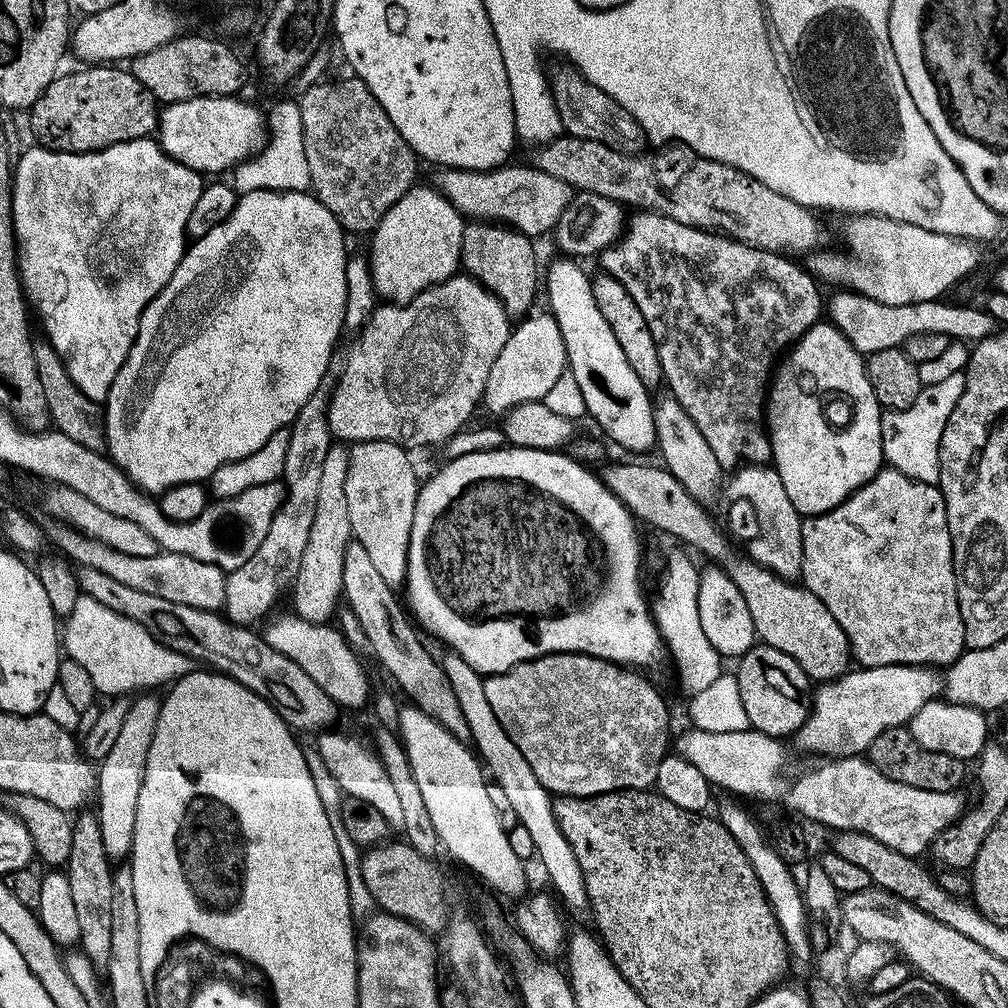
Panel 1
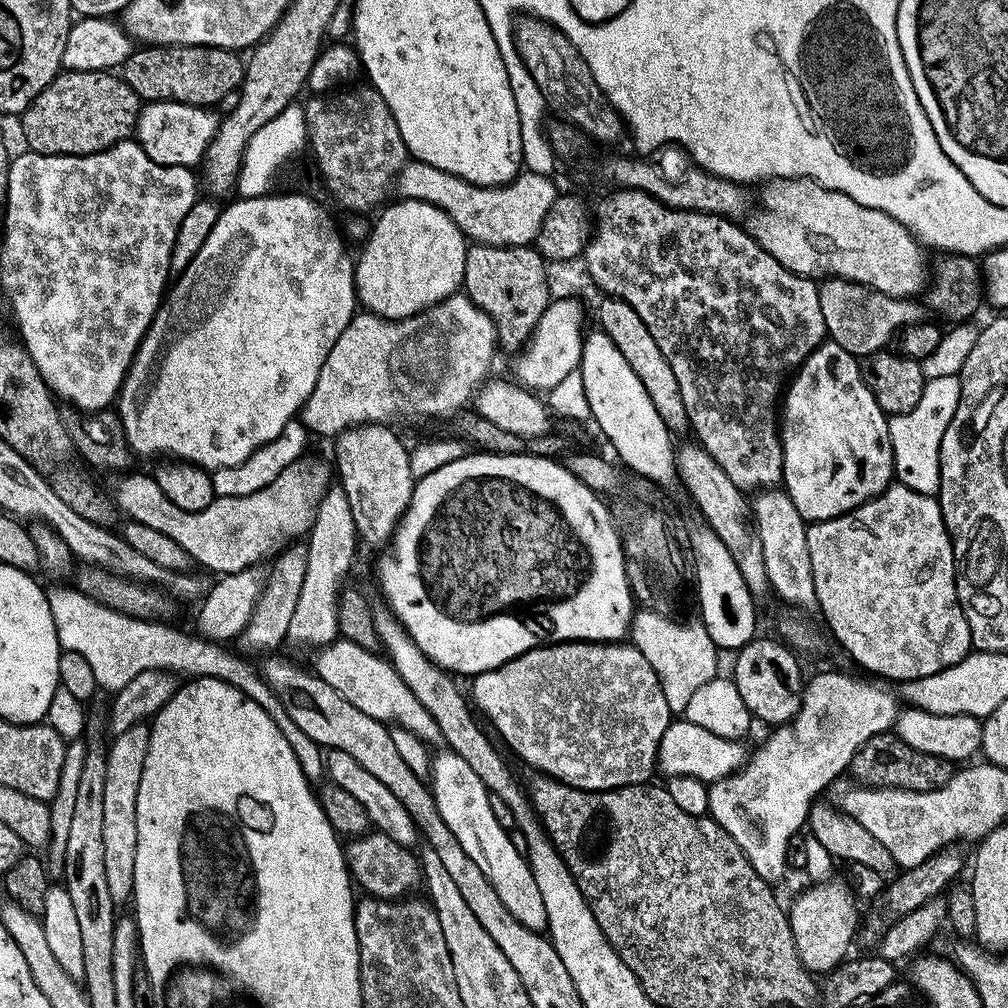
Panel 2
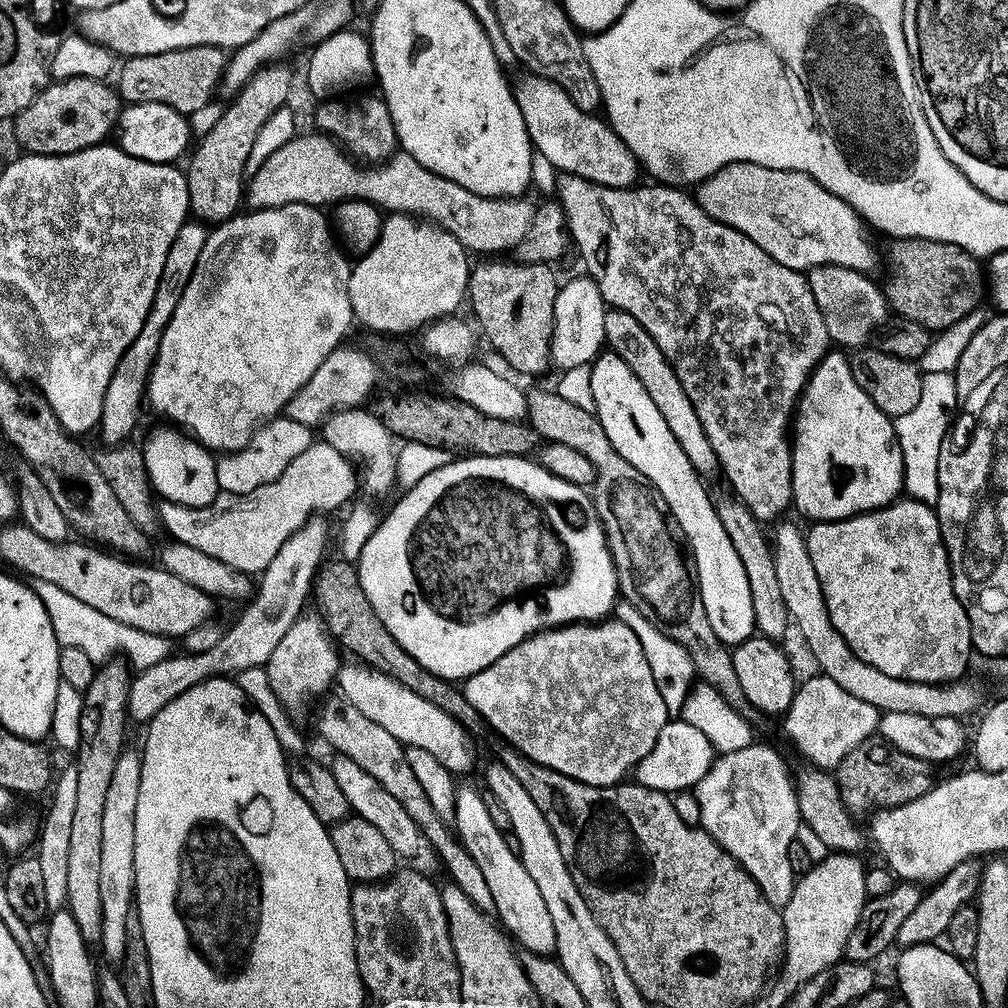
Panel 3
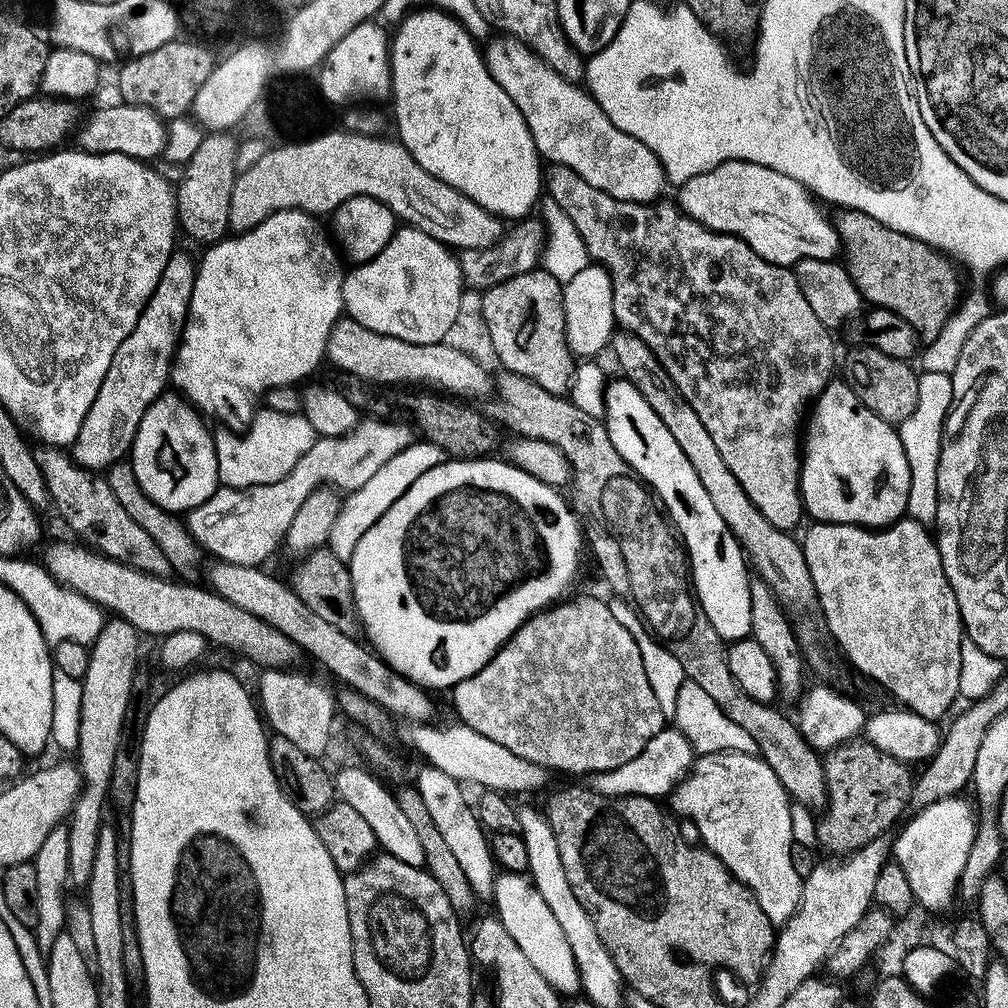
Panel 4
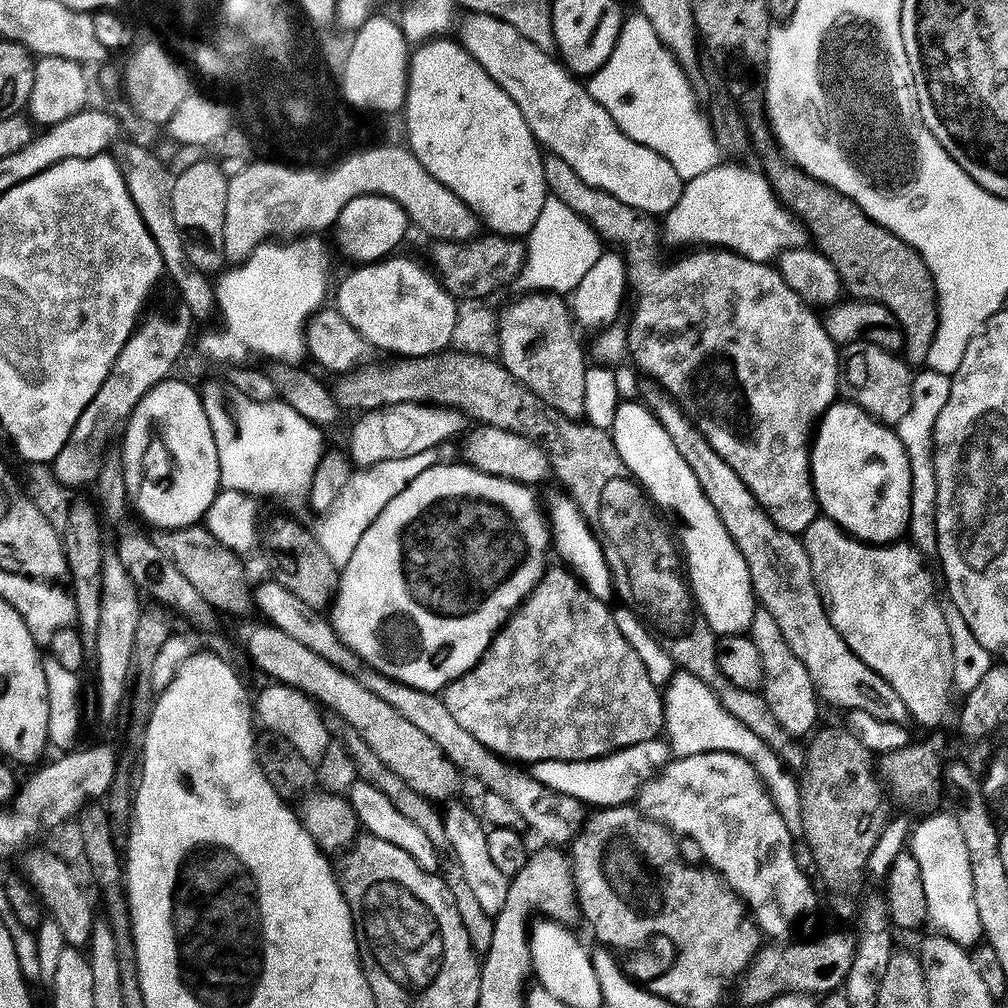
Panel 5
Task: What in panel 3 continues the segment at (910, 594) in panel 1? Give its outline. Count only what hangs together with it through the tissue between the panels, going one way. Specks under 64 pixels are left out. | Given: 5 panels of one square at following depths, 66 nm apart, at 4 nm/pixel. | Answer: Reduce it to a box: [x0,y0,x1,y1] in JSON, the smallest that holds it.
[806,498,974,684]

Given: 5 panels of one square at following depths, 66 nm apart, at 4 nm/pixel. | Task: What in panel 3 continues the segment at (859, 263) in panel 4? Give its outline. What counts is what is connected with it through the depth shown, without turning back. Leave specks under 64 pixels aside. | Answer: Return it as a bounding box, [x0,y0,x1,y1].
[882,238,986,334]

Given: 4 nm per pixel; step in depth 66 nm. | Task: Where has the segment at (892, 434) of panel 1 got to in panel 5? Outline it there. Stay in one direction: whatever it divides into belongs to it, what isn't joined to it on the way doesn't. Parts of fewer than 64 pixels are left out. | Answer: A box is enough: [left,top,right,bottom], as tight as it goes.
[894,367,952,554]

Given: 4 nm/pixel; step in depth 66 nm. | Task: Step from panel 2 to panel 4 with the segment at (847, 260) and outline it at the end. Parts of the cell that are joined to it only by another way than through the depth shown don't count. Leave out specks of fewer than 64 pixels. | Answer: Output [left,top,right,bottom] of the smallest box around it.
[676,160,842,267]

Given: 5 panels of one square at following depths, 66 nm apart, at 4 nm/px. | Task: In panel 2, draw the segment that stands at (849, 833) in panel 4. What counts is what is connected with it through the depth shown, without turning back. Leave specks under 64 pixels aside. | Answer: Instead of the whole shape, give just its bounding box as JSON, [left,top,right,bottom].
[850,730,953,792]

